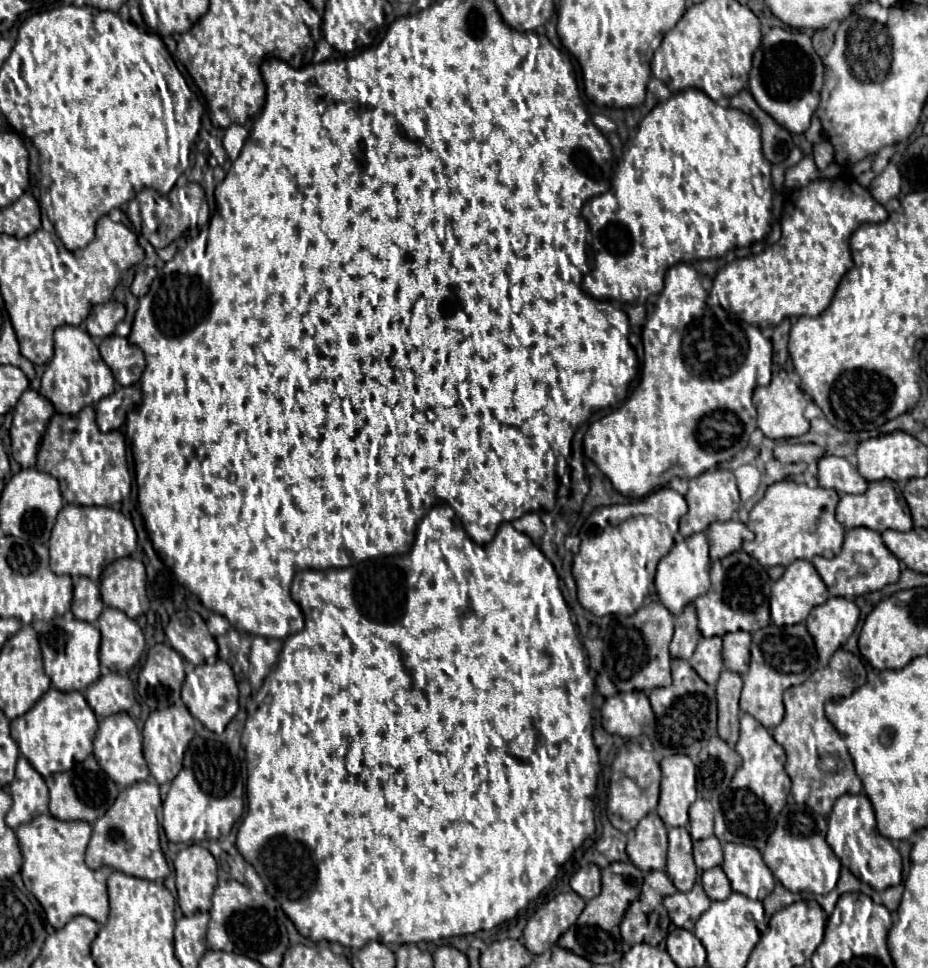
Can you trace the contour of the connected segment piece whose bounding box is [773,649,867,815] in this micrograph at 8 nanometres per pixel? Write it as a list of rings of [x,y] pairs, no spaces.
[[[835,651],[827,667],[817,669],[805,683],[789,687],[783,695],[785,717],[781,725],[773,729],[773,739],[785,749],[787,763],[785,771],[791,777],[791,795],[797,803],[809,805],[821,815],[829,815],[837,797],[845,793],[861,793],[863,785],[855,773],[853,761],[847,753],[843,737],[827,721],[823,705],[831,697],[851,695],[855,689],[867,683],[865,665],[859,657],[849,651]]]

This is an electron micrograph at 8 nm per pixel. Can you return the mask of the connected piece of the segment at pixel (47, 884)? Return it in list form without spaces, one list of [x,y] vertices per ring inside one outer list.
[[[41,815],[17,829],[17,839],[23,853],[23,883],[29,893],[43,905],[47,921],[61,929],[77,915],[87,915],[99,925],[109,917],[107,877],[111,867],[91,871],[85,865],[85,849],[91,839],[91,825],[85,821],[59,821],[53,815]]]

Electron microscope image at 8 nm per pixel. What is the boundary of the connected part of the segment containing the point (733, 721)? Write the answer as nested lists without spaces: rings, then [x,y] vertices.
[[[723,671],[717,683],[717,705],[719,705],[719,737],[735,747],[739,739],[739,695],[741,695],[741,677],[733,671]]]

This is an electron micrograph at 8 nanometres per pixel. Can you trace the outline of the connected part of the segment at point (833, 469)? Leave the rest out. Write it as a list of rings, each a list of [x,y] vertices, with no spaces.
[[[821,457],[819,485],[837,493],[857,493],[857,469],[843,457]]]

